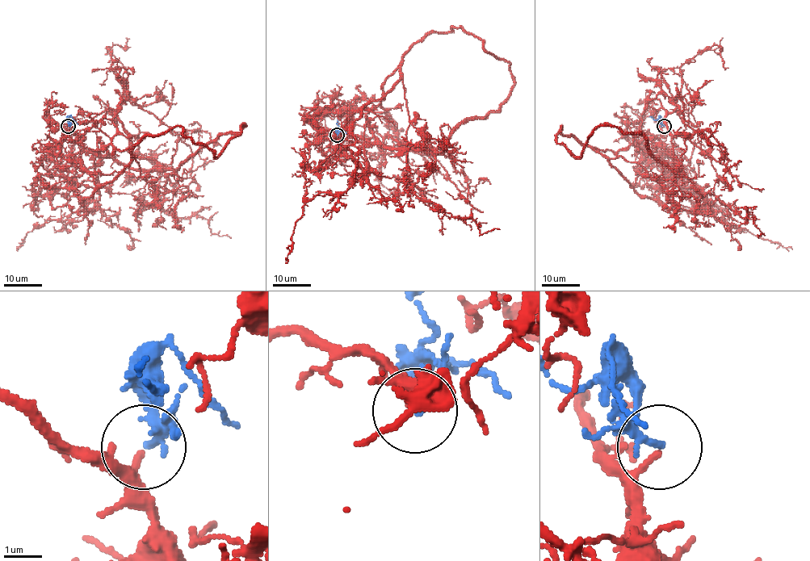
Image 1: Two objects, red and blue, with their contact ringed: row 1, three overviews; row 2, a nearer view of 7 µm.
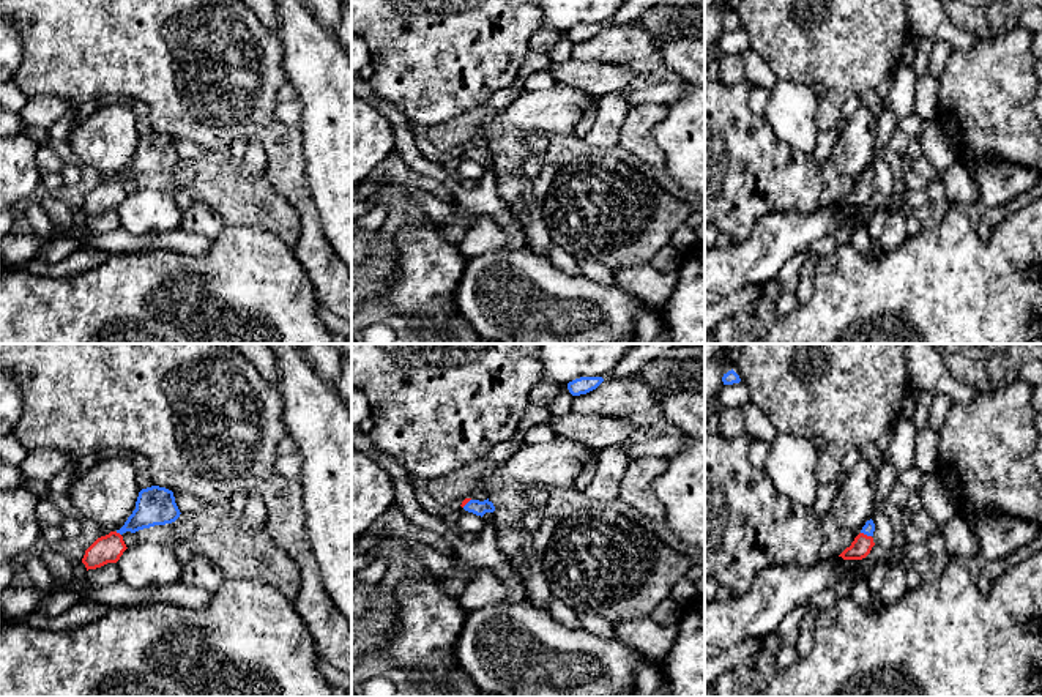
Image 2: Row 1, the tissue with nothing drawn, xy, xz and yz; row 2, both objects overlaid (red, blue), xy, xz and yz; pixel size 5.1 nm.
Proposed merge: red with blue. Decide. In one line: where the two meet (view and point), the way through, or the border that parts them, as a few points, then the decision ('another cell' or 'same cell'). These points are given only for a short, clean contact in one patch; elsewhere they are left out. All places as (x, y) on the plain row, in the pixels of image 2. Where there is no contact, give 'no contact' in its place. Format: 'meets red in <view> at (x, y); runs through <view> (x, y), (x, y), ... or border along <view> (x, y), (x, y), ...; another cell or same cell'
meets red in yz at (866, 182); runs through yz (861, 193), (866, 182), (869, 174); same cell

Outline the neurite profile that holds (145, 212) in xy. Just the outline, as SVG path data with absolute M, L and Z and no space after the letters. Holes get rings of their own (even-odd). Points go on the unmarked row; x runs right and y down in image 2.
M137 189L117 208L121 227L132 235L153 235L180 227L183 211L172 189Z

